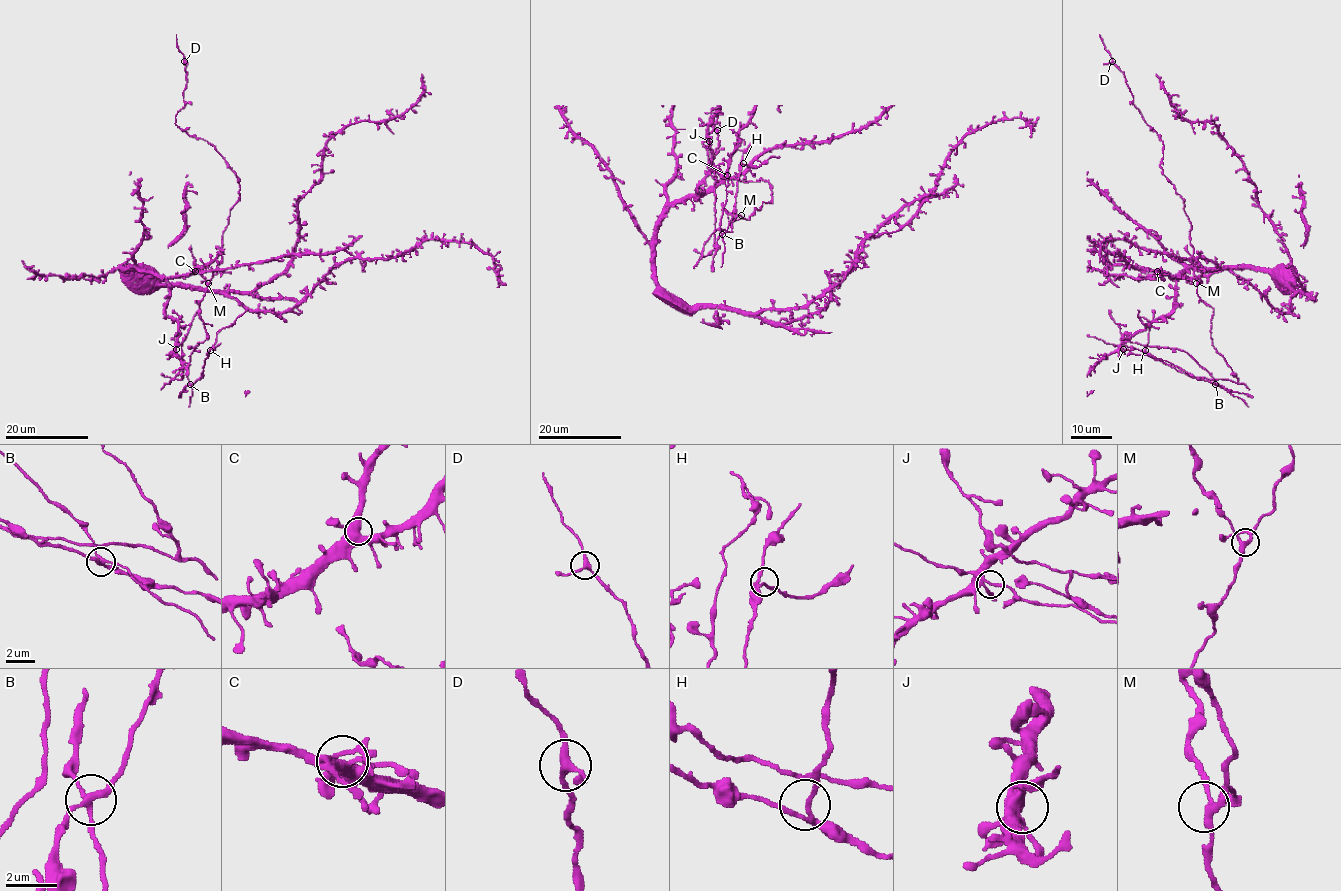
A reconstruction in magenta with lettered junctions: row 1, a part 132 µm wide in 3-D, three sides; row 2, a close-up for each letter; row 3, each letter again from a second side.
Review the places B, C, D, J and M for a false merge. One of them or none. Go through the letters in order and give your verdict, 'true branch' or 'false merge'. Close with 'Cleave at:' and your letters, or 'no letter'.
B: false merge
C: true branch
D: true branch
J: true branch
M: true branch
Cleave at: B

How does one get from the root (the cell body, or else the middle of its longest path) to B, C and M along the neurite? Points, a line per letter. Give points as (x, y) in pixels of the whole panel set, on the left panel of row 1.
B: (169, 300), (165, 314), (177, 323), (175, 355), (183, 360), (182, 379), (185, 375), (190, 384)
C: (169, 300), (168, 280), (188, 276), (195, 271)
M: (169, 300), (165, 314), (177, 323), (175, 355), (183, 360), (182, 379), (170, 383), (208, 283)

